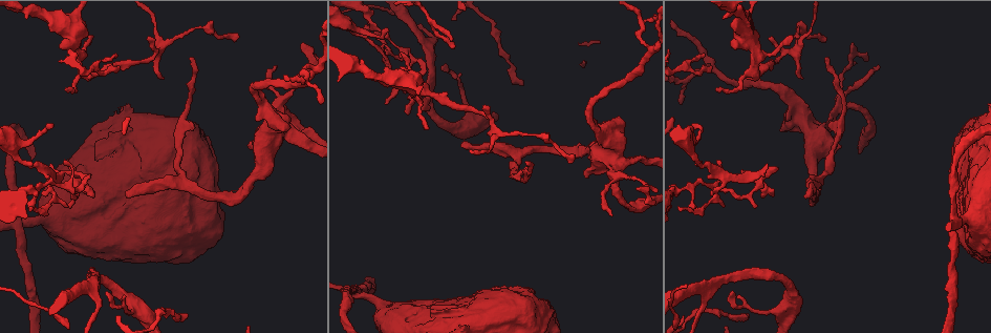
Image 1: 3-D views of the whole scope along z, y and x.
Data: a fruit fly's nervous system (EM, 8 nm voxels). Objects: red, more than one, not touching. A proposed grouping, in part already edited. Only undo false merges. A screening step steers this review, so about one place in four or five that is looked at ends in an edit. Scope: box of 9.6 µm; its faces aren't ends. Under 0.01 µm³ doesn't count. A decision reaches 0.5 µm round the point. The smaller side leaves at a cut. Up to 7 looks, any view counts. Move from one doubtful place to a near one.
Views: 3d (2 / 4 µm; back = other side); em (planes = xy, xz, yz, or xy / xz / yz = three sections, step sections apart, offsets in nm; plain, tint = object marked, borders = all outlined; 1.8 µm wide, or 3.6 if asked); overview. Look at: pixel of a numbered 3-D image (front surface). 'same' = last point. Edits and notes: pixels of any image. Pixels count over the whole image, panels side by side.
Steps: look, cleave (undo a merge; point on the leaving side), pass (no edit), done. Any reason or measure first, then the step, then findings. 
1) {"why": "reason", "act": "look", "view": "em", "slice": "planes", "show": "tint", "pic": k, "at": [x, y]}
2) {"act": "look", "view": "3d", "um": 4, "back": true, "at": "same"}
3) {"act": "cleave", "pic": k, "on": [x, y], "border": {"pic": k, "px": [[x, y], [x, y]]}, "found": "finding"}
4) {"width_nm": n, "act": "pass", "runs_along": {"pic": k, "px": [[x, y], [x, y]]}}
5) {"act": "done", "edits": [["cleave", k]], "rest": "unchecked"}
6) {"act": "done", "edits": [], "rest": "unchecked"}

{"why": "thick turns thin", "act": "look", "view": "3d", "um": 2, "back": true, "pic": 1, "at": [278, 108]}

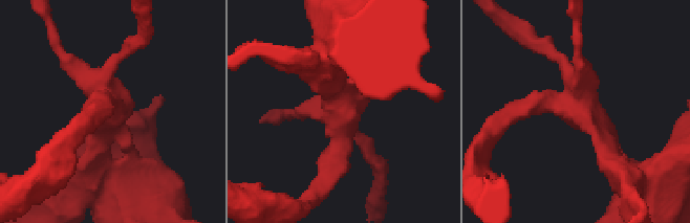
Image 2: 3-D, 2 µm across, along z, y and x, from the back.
{"arms": 4, "why": "now the EM", "act": "look", "view": "em", "slice": "xy", "step": 16, "show": "tint", "pic": 2, "at": [340, 113]}

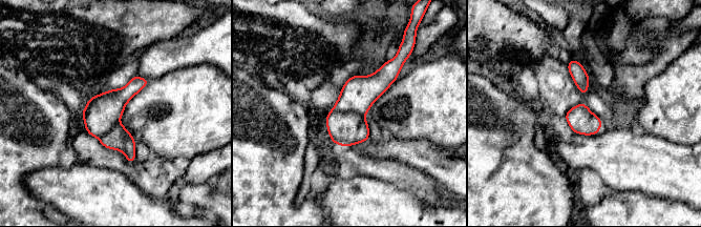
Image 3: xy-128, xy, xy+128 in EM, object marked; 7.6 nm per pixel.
{"act": "cleave", "pic": 3, "on": [345, 128], "border": {"pic": 3, "px": [[333, 108], [363, 116]]}, "found": "two neurons meet here"}

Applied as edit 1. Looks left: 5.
{"why": "thick turns thin", "act": "look", "view": "em", "slice": "xz", "step": 4, "show": "tint", "pic": 1, "at": [496, 133]}

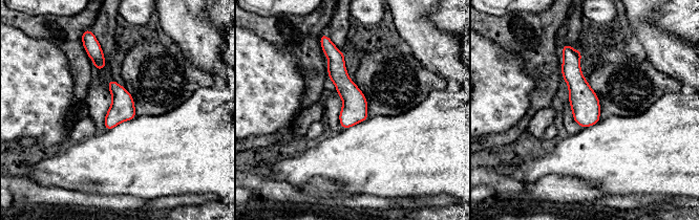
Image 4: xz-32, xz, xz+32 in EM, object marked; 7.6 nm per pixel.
{"width_nm": 190, "act": "pass", "runs_along": {"pic": 4, "px": [[566, 52], [584, 101], [584, 125]]}, "found": "one neuron here"}

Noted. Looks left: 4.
{"why": "narrows sharply", "act": "look", "view": "em", "slice": "planes", "show": "tint", "pic": 1, "at": [754, 65]}

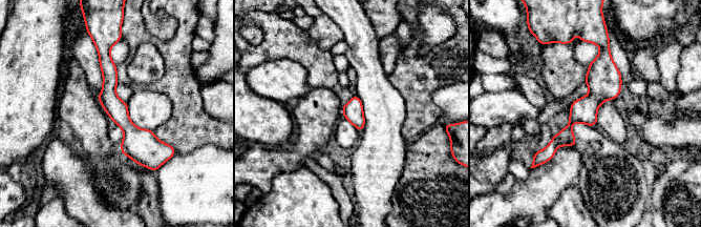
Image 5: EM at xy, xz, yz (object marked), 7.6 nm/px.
{"width_nm": 160, "act": "pass", "runs_along": {"pic": 5, "px": [[105, 52], [109, 101], [152, 165]]}, "found": "one neuron here"}

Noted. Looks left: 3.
{"act": "done", "edits": [["cleave", 3]], "rest": "unchecked"}

